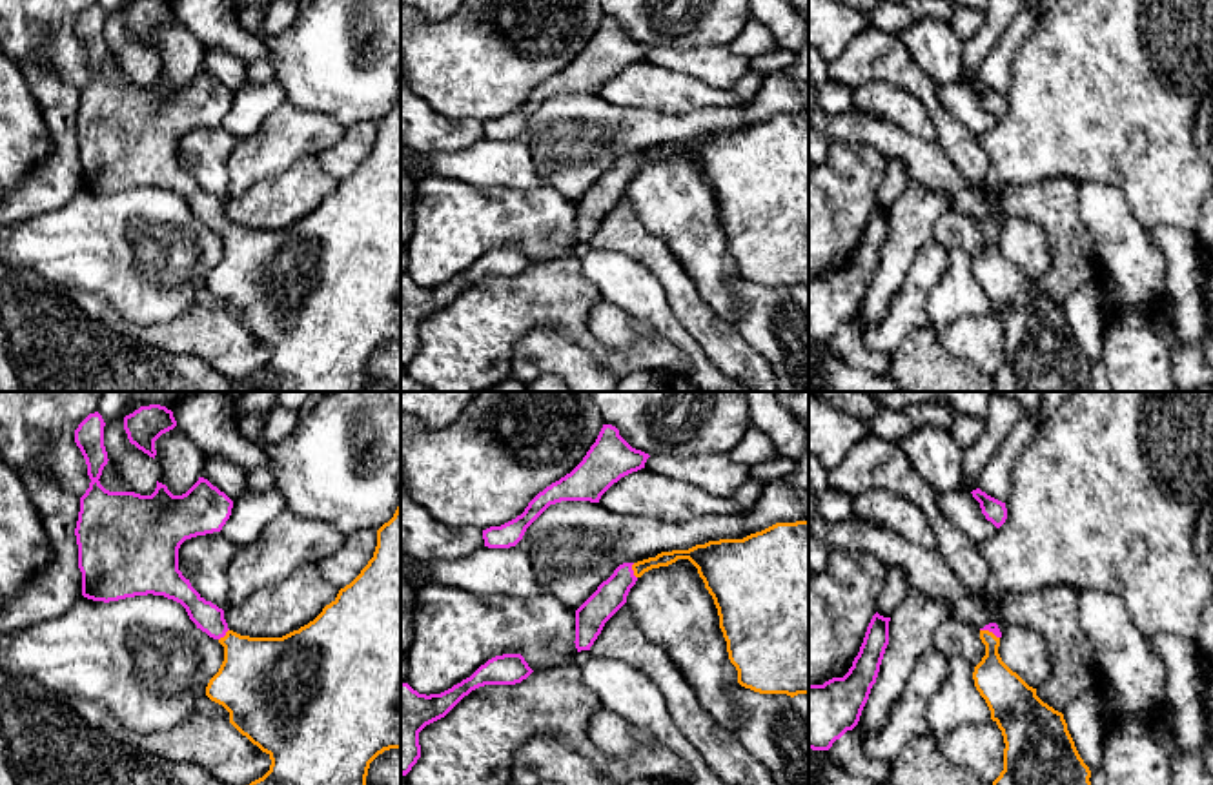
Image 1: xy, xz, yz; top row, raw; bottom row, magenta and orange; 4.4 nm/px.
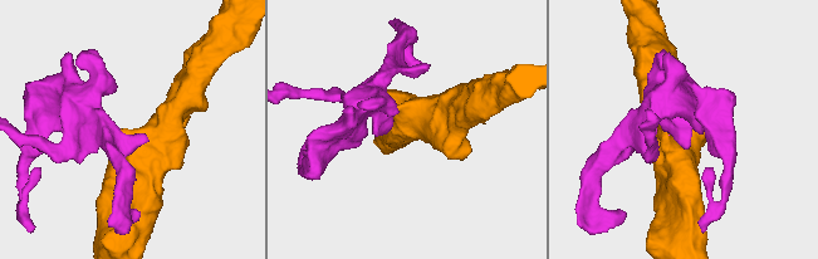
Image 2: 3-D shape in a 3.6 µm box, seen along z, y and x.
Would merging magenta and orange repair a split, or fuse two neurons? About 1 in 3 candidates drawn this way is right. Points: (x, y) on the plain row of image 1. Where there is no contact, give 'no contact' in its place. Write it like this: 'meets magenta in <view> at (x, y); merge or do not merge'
meets magenta in xz at (632, 163); merge

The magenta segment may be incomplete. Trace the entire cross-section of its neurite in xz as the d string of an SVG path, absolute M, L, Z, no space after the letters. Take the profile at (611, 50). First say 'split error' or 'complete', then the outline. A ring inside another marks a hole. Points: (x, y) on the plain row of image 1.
complete; M603 16L583 53L565 69L539 84L521 107L483 122L484 138L515 138L526 120L550 98L561 93L599 95L601 87L621 69L645 60L650 47L632 40L612 16Z

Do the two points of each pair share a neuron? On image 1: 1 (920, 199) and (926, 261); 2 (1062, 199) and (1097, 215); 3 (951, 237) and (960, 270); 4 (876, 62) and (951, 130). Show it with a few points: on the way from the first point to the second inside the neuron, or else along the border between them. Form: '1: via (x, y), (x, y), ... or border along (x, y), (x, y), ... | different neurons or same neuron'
1: border along (931, 239), (918, 252), (904, 283) | different neurons
2: border along (1080, 184), (1079, 217), (1095, 246) | different neurons
3: border along (947, 250), (960, 248), (973, 259) | different neurons
4: via (897, 68), (927, 97), (935, 110) | same neuron

